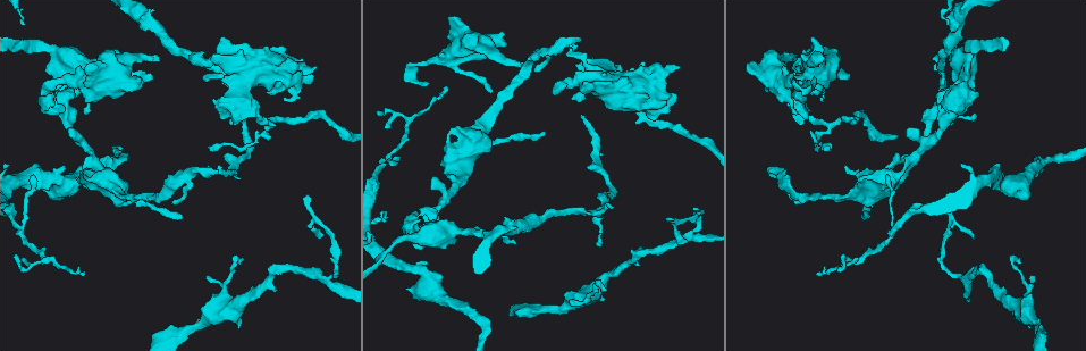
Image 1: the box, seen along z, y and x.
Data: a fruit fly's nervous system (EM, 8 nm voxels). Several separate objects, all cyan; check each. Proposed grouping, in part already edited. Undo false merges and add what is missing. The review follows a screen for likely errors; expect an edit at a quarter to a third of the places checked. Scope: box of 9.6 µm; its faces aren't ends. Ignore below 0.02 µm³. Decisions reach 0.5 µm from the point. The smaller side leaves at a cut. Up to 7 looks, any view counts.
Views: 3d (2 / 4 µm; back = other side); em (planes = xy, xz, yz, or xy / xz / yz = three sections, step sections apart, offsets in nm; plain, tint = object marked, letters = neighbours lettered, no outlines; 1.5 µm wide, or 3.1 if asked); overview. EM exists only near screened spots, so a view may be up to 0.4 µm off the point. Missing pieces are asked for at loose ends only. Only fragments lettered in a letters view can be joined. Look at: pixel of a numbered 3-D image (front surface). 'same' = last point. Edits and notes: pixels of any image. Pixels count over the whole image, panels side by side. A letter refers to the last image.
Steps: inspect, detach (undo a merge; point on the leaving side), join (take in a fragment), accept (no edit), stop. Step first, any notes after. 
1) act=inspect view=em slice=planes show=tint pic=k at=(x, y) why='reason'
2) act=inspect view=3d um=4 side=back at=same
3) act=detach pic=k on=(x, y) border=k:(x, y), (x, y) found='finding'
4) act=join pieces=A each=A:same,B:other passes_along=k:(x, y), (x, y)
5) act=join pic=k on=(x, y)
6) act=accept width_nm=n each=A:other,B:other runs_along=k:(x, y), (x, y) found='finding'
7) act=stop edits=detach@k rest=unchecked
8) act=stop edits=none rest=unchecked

act=inspect view=em slice=planes show=letters pic=1 at=(206, 279) why='an open end'

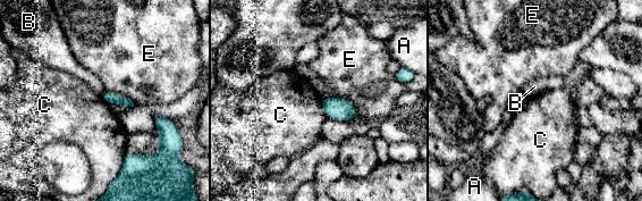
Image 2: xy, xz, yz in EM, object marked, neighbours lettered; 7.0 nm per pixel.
act=accept each=A:other,B:other,C:other,E:other border=2:(126, 153), (121, 169), (113, 178) found='no lettered fragment goes on from it'

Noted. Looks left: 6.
act=inspect view=3d um=2 pic=1 at=(153, 79) why='an open end'

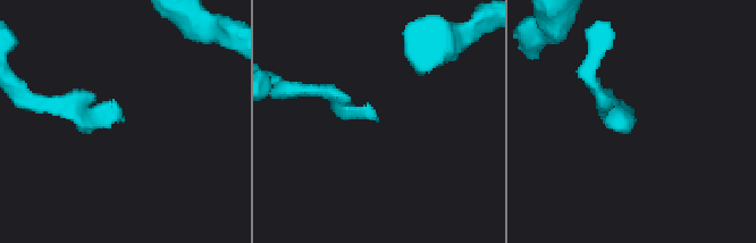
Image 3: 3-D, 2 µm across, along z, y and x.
act=inspect view=em slice=planes show=letters pic=3 at=(378, 118) why='need the tissue'

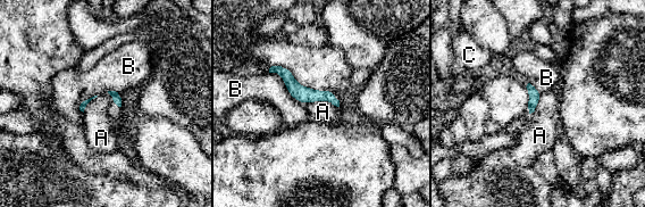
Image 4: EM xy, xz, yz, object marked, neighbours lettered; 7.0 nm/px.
act=accept each=A:other,B:other,C:other runs_along=4:(279, 69), (303, 94), (336, 102) found='none of them fits'

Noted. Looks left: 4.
act=inspect view=em slice=planes show=plain pic=1 at=(517, 66) why='branch stops here'

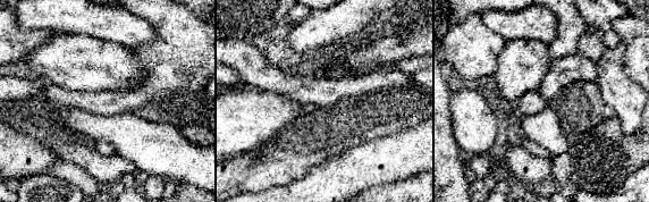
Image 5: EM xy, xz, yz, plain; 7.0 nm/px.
act=inspect view=em slice=planes show=letters at=same why='see the neighbours'

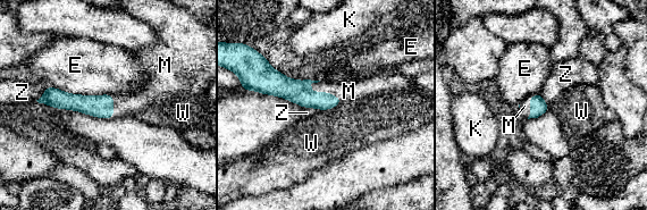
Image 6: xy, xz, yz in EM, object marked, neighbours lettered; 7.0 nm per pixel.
act=join pieces=M each=E:other,K:other,M:same,W:other,Z:other passes_along=6:(299, 92), (325, 92), (349, 91) found='it goes on there'

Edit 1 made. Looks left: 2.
act=stop edits=join@6 rest=unchecked

